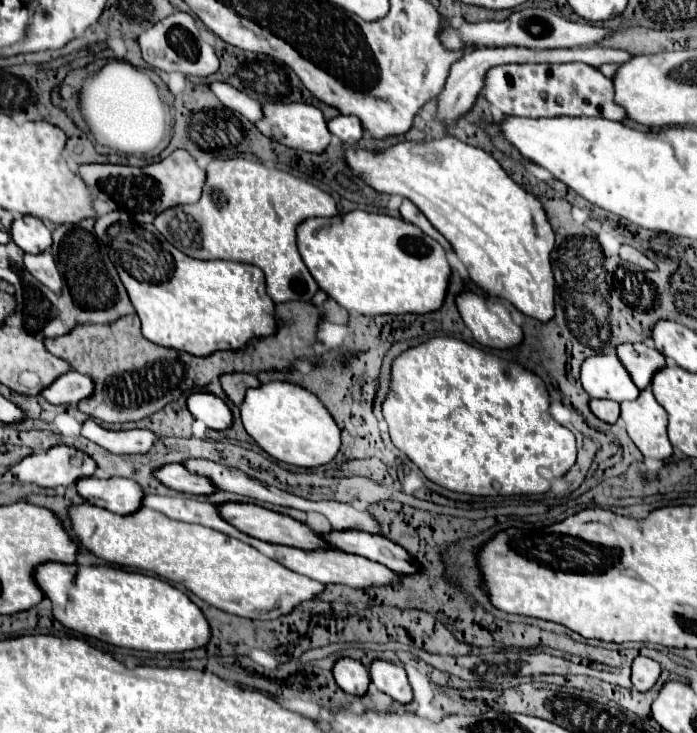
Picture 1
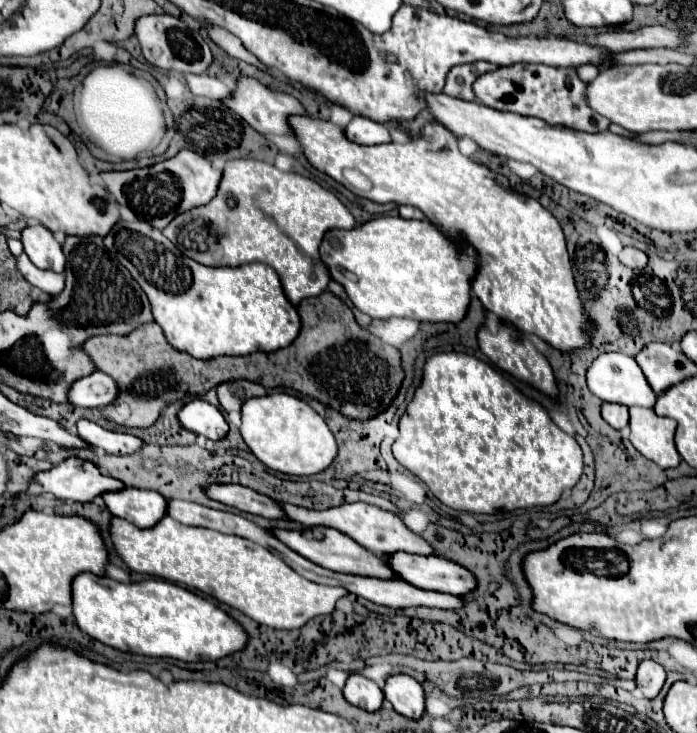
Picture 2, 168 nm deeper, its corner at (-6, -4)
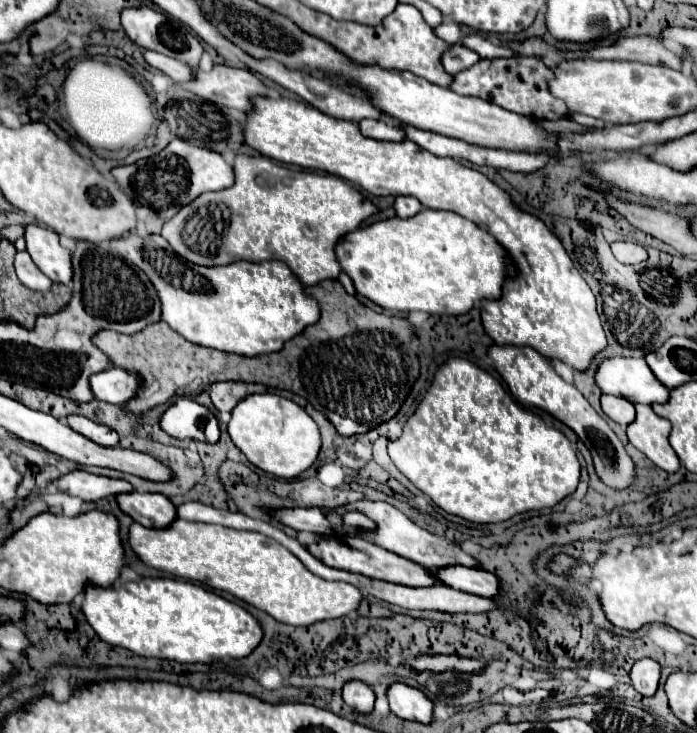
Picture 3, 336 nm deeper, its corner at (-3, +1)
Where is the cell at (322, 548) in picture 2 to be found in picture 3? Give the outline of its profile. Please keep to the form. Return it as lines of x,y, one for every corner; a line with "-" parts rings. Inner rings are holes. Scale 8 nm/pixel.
353,537
353,541
325,541
321,539
321,543
311,545
309,551
319,557
323,563
327,563
329,567
337,567
337,569
345,569
345,571
357,571
361,575
373,577
373,579
381,579
381,581
389,581
389,583
397,583
397,585
407,585
407,587
431,587
437,585
439,579
425,569
423,565
409,561
405,557
399,557
379,545
373,545
365,539

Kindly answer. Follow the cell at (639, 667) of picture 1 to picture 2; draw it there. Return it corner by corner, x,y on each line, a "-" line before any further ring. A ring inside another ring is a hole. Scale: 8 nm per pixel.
644,660
638,666
638,674
636,674
636,686
638,690
646,696
646,698
656,698
658,692
662,690
666,680
666,672
664,668
654,662
654,660

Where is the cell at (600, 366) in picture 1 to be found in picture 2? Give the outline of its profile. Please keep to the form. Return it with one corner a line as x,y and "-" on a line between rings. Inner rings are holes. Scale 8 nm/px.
620,352
600,354
588,368
586,380
588,380
588,388
592,390
592,394
598,396
602,402
616,402
616,404
624,404
624,406
646,406
646,408
654,406
654,402
656,402
656,394
648,386
636,360
626,354
620,354

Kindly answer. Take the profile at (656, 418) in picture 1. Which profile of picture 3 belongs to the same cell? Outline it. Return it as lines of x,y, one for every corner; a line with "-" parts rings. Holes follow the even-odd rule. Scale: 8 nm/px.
635,405
635,407
637,417
627,427
629,441
641,453
645,453
657,467
661,467
667,473
675,473
679,469
679,461
667,439
671,433
669,421
655,415
649,405

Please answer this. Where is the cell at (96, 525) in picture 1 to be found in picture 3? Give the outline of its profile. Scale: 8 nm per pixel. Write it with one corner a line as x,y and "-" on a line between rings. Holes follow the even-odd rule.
177,519
175,525
165,529
147,529
133,523
129,543
145,565
201,583
209,589
231,593
277,621
295,627
351,615
365,599
363,593
349,583
325,581
313,575
287,547
255,531
235,531
223,525
193,523
185,519

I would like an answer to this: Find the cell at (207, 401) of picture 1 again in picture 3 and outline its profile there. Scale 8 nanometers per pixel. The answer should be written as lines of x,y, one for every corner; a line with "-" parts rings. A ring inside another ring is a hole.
191,399
175,401
165,413
159,415
159,425
175,439
195,439
205,443
219,441
219,423
215,415

